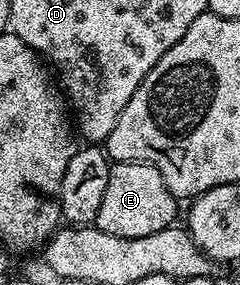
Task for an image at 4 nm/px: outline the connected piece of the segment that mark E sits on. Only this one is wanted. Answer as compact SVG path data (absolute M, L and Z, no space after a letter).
M120 161L111 164L108 187L104 187L96 228L108 231L108 235L120 235L128 239L153 235L155 231L164 231L175 224L178 205L179 198L166 186L156 167L144 161Z

